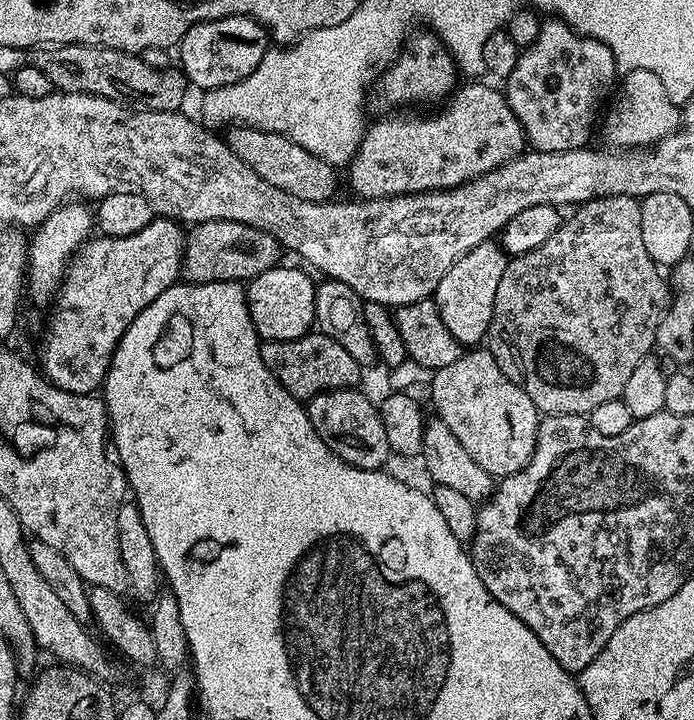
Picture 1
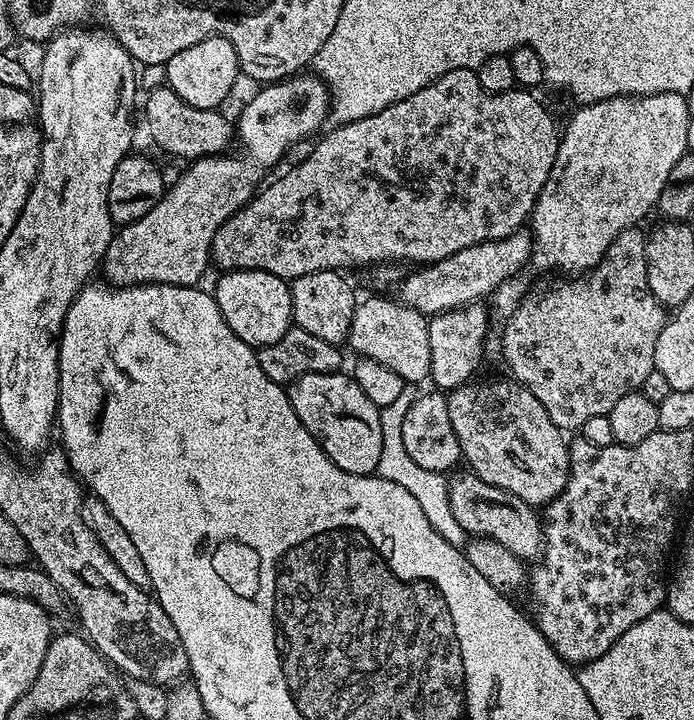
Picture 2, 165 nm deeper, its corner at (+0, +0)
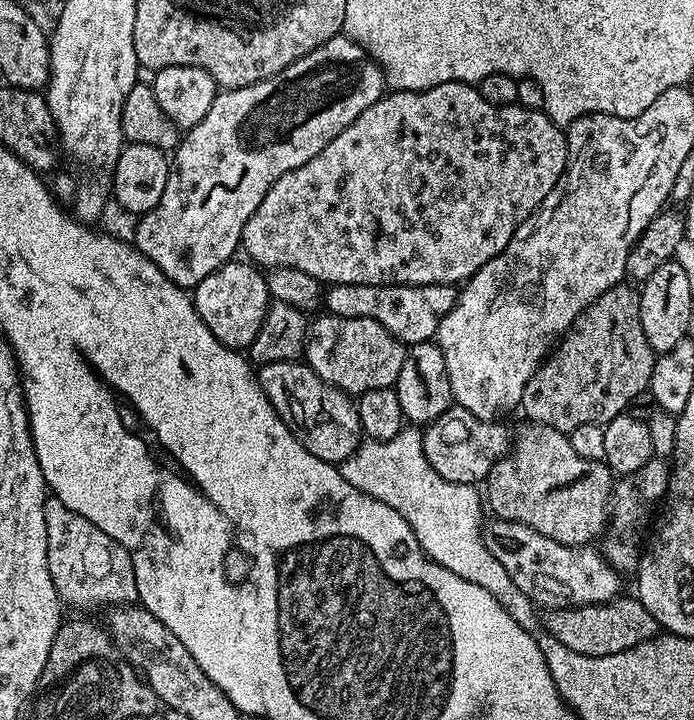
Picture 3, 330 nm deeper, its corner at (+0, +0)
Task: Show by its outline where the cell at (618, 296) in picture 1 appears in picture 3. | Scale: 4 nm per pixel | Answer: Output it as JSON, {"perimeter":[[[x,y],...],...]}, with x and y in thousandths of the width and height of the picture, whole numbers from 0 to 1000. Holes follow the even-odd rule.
{"perimeter":[[[895,392],[873,408],[863,411],[844,432],[830,443],[826,454],[813,463],[810,471],[797,482],[784,504],[758,531],[748,565],[755,567],[759,582],[769,589],[785,589],[814,603],[827,597],[827,592],[846,589],[878,589],[888,578],[905,571],[908,553],[935,543],[934,532],[942,514],[947,490],[941,489],[931,464],[925,458],[922,440],[922,408],[915,399]]]}

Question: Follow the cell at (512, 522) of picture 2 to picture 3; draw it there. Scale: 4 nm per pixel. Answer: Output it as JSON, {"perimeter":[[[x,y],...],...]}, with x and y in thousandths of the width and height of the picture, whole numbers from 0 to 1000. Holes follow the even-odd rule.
{"perimeter":[[[710,721],[707,726],[709,744],[706,739],[706,743],[699,746],[706,769],[712,769],[712,775],[718,775],[718,781],[723,781],[729,797],[735,797],[735,803],[741,803],[741,814],[746,814],[746,819],[752,819],[752,825],[764,829],[768,840],[784,847],[831,844],[846,839],[875,839],[895,826],[895,796],[886,794],[860,763],[857,767],[857,760],[823,761],[810,753],[798,753],[798,747],[787,747],[787,742],[775,742],[775,736],[769,736],[752,725]]]}

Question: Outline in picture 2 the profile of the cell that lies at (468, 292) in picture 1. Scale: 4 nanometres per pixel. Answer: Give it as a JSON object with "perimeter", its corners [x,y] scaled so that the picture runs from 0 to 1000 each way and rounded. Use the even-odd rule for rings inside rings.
{"perimeter":[[[696,421],[674,422],[669,428],[657,428],[651,433],[638,433],[634,439],[624,439],[617,446],[620,458],[620,528],[630,540],[650,542],[674,532],[687,521],[686,510],[697,494],[697,476],[703,472],[703,433]]]}

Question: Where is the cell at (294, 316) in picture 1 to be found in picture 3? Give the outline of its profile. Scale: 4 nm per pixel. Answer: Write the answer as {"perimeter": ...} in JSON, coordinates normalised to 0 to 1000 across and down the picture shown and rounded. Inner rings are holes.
{"perimeter":[[[336,358],[308,381],[291,386],[275,413],[291,447],[297,447],[303,464],[308,464],[314,475],[329,483],[357,486],[362,485],[366,469],[372,469],[372,458],[378,458],[389,413],[382,379],[370,368],[347,361]]]}

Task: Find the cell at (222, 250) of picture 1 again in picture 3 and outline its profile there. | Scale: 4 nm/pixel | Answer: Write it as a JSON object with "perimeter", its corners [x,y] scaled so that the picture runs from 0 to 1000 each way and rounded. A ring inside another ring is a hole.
{"perimeter":[[[648,114],[625,119],[612,128],[561,126],[548,135],[539,147],[527,147],[470,208],[452,214],[441,231],[406,242],[395,258],[372,281],[372,292],[360,297],[360,308],[352,315],[350,349],[357,349],[356,360],[380,375],[422,372],[447,381],[467,397],[480,394],[520,394],[522,397],[550,397],[552,394],[584,394],[585,397],[614,397],[615,394],[661,396],[677,385],[706,358],[723,353],[746,314],[764,303],[768,292],[781,279],[791,276],[808,254],[813,232],[818,229],[818,192],[814,179],[805,178],[782,153],[758,153],[748,144],[712,147],[695,136],[690,121]]]}

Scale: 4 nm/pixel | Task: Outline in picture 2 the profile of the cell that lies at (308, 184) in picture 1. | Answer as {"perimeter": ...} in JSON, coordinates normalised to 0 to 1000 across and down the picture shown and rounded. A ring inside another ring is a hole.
{"perimeter":[[[241,119],[225,122],[207,139],[207,167],[219,194],[236,211],[261,217],[265,225],[288,222],[294,217],[314,217],[330,210],[337,200],[337,172],[310,150],[274,147]]]}

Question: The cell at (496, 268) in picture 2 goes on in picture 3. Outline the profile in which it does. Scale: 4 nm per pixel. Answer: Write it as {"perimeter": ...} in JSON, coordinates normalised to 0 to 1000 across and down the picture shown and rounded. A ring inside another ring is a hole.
{"perimeter":[[[480,394],[465,407],[464,422],[477,438],[487,442],[539,442],[539,447],[545,447],[562,464],[568,464],[568,469],[578,472],[584,481],[592,481],[627,468],[634,443],[656,425],[659,410],[659,401],[650,394]]]}

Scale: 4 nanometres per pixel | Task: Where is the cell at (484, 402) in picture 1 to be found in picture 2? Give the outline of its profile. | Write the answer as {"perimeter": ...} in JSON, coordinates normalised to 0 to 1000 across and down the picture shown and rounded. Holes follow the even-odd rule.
{"perimeter":[[[682,525],[644,546],[648,592],[660,603],[664,635],[695,669],[746,686],[759,700],[790,700],[818,668],[821,617],[813,613],[814,601],[793,586],[781,558],[742,526],[692,526]]]}

